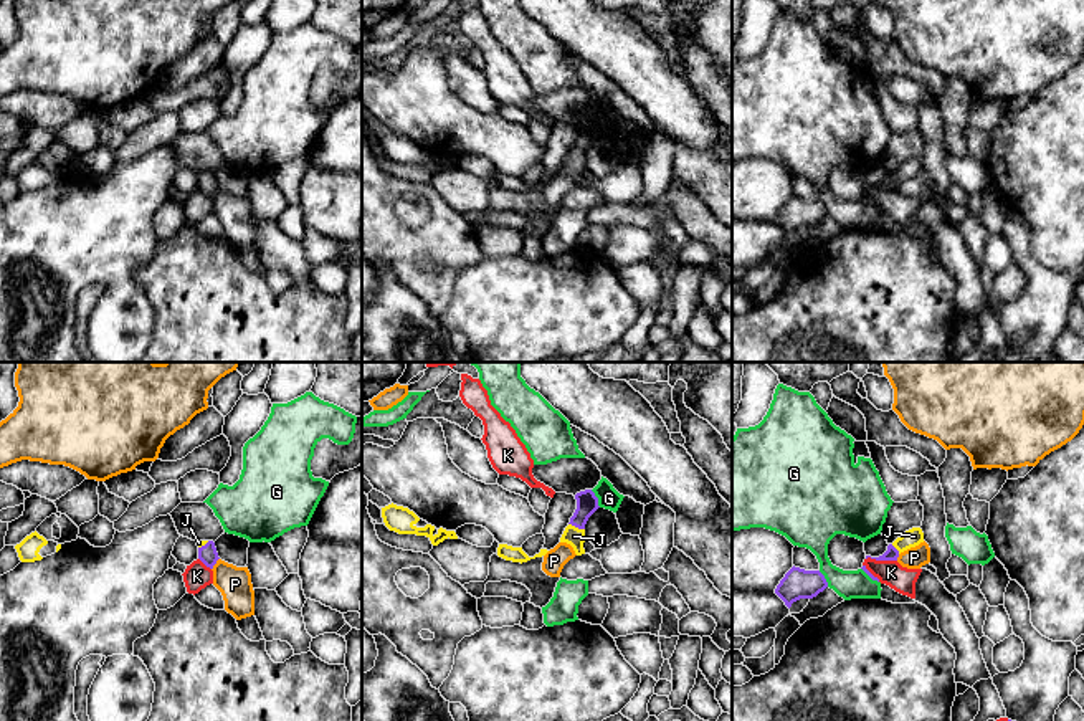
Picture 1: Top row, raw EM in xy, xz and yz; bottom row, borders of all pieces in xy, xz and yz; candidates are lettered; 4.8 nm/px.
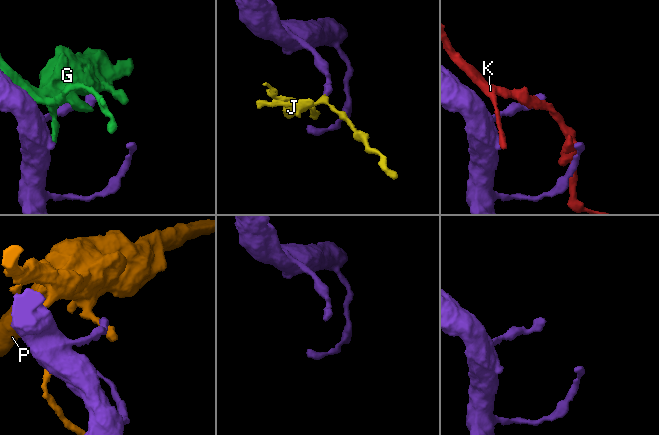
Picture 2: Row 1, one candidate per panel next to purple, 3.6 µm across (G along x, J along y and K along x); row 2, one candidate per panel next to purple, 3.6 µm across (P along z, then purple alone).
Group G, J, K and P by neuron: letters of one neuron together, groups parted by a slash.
G / J / K / P

